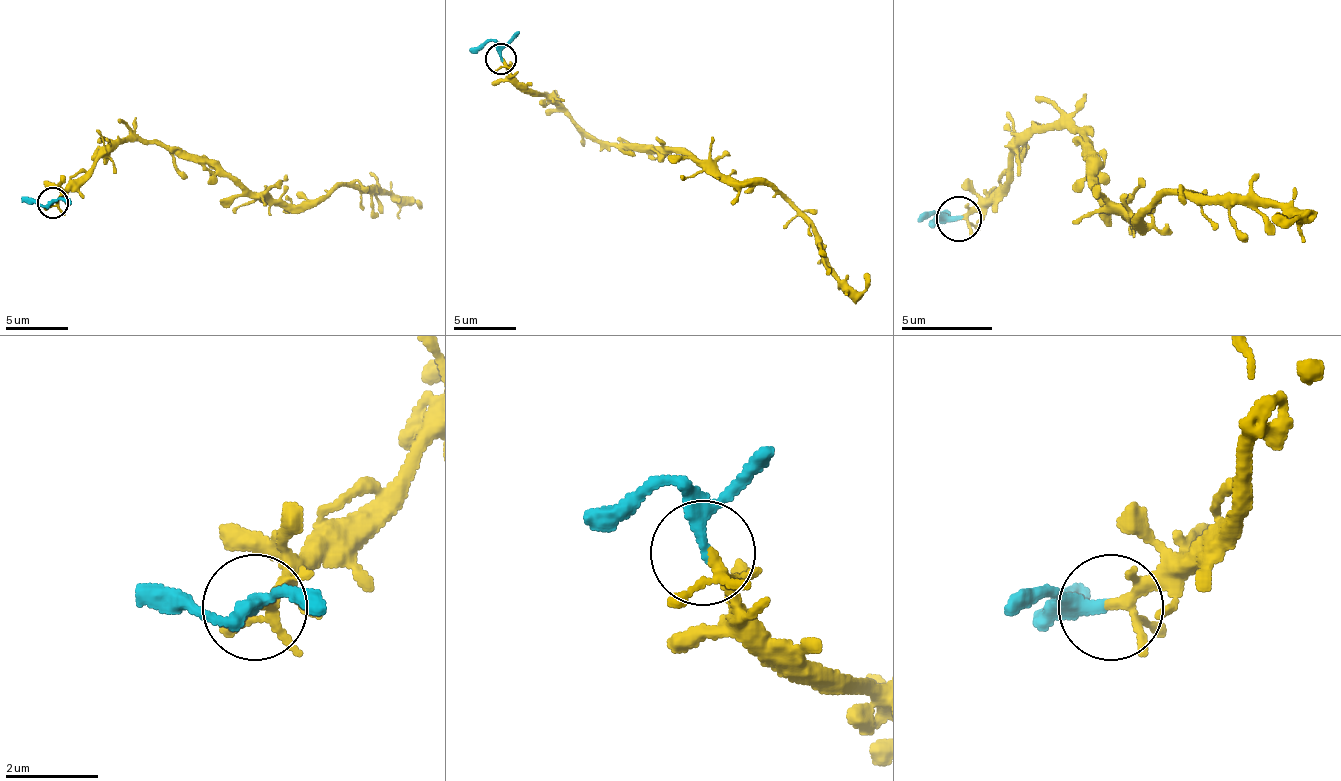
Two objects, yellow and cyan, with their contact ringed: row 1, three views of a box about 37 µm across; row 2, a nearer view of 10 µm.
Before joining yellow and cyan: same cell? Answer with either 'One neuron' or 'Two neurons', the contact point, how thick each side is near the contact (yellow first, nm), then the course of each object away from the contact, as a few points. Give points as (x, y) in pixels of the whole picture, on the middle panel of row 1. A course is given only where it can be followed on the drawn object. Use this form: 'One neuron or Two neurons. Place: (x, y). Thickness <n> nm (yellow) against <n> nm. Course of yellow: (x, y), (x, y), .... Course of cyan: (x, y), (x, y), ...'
One neuron. Place: (501, 59). Thickness 170 nm (yellow) against 240 nm. Course of yellow: (503, 58), (587, 133), (686, 148), (726, 176), (766, 182), (856, 291), (866, 272). Course of cyan: (500, 58), (490, 40), (469, 52)

